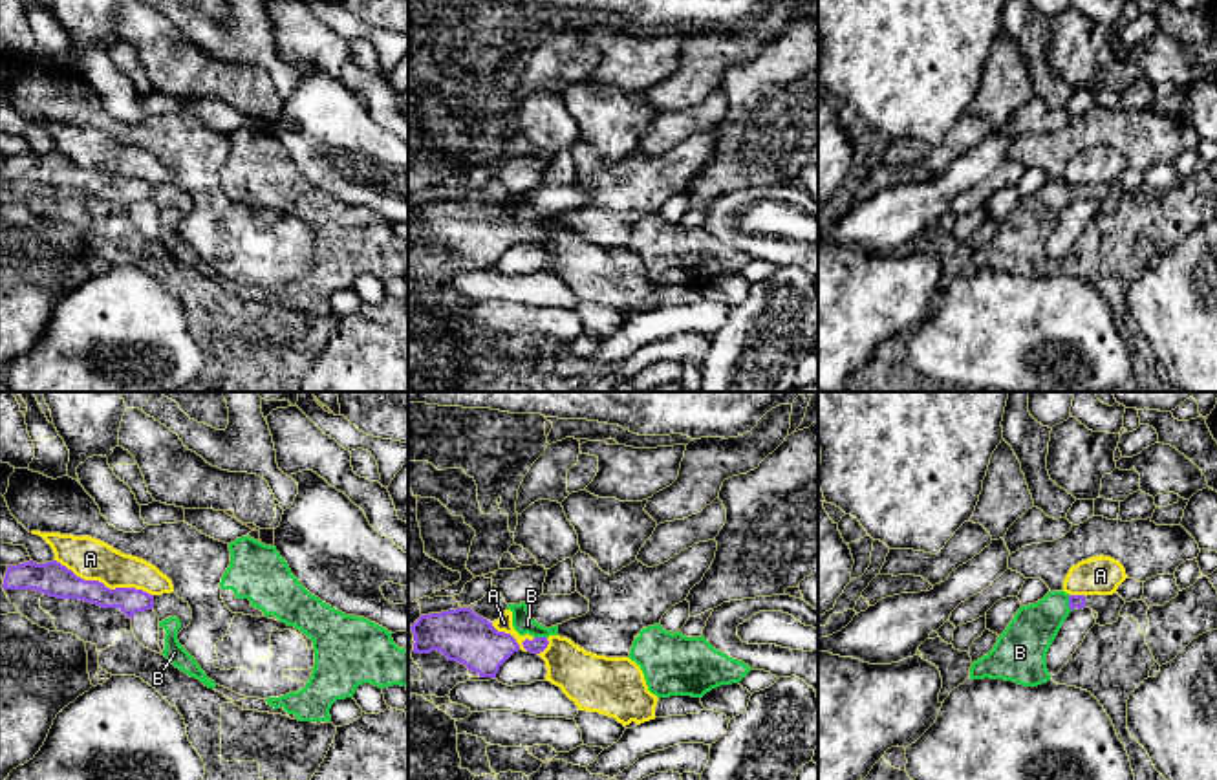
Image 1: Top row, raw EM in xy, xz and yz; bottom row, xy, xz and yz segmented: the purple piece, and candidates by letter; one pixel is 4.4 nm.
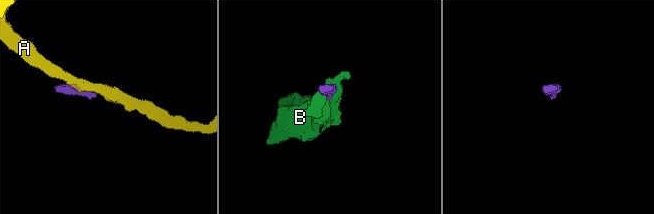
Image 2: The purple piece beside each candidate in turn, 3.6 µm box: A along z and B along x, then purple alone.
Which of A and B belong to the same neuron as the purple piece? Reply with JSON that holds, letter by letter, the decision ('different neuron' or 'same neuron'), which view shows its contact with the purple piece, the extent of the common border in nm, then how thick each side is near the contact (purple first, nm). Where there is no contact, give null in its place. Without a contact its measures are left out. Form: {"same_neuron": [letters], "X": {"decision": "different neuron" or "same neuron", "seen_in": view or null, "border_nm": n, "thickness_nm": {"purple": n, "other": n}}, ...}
{"same_neuron": ["B"], "A": {"decision": "different neuron", "seen_in": "xy", "border_nm": 460, "thickness_nm": {"purple": 150, "other": 190}}, "B": {"decision": "same neuron", "seen_in": "yz", "border_nm": 70, "thickness_nm": {"purple": 60, "other": 200}}}

